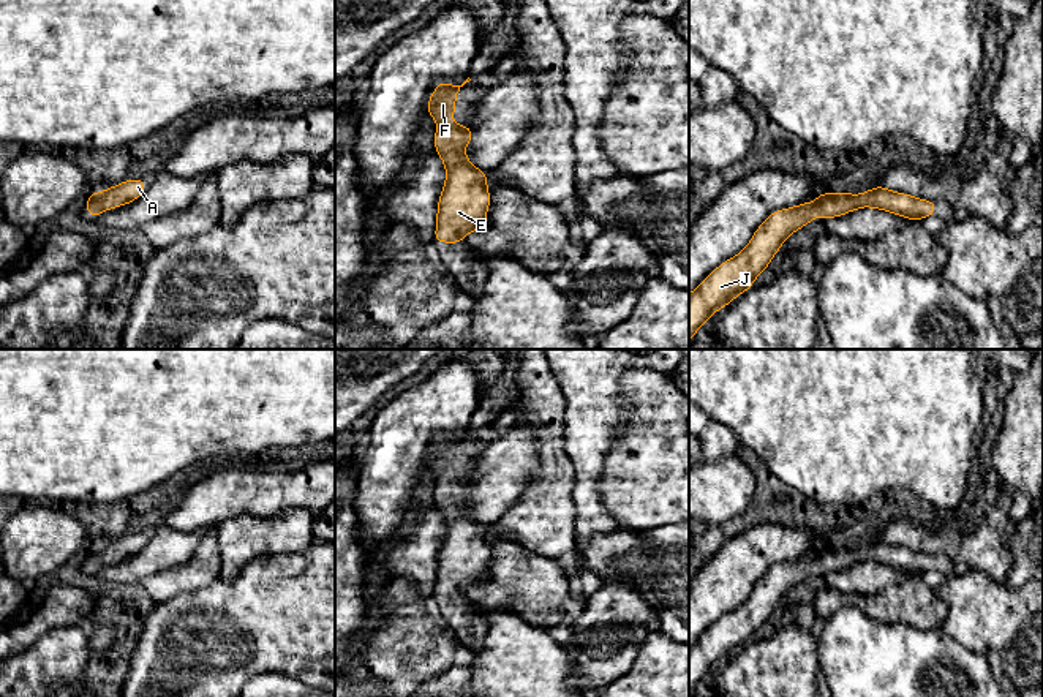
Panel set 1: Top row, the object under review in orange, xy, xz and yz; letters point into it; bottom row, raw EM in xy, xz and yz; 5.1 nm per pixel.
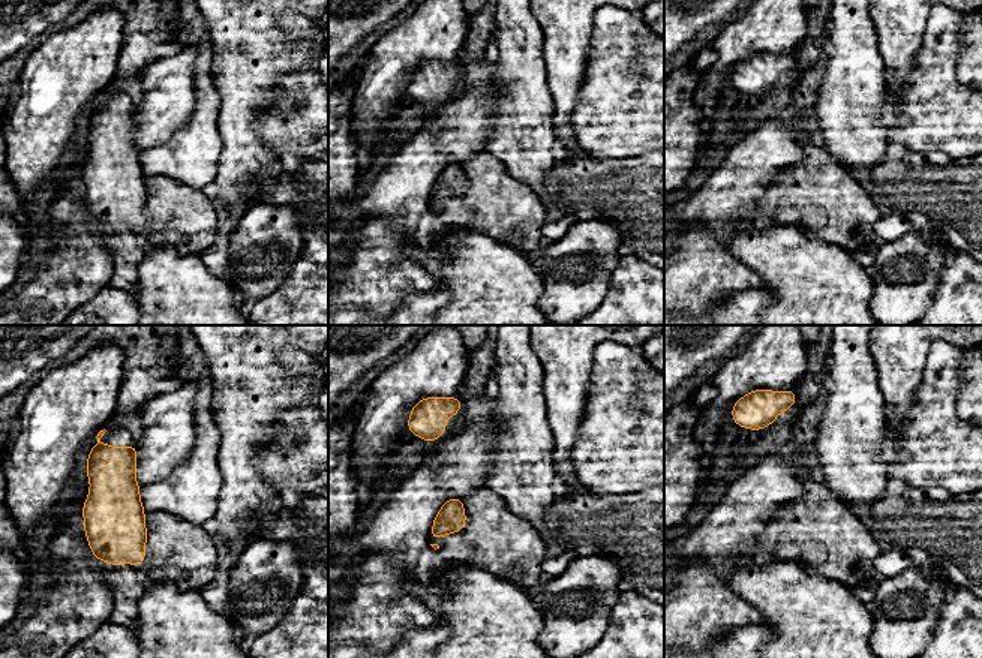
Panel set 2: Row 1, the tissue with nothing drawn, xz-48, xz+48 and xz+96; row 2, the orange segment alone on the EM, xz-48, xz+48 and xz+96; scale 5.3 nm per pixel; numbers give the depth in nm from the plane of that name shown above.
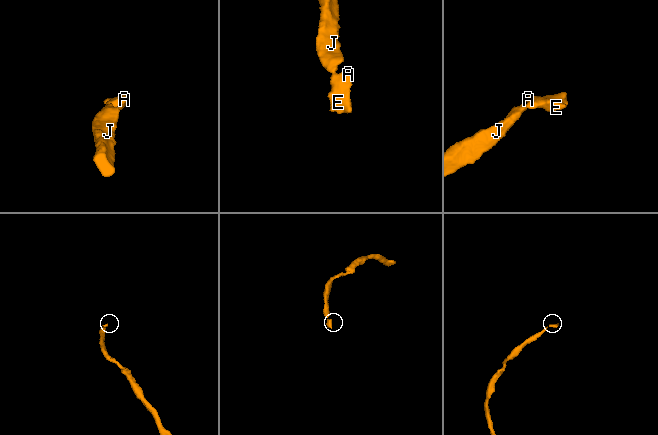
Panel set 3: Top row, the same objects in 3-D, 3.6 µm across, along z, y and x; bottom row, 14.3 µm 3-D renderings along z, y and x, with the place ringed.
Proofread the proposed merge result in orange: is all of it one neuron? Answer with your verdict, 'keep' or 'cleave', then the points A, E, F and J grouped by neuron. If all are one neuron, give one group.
keep; A E F J

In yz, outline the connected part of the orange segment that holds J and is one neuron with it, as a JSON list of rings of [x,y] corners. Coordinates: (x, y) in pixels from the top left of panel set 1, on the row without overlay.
[[[879,537],[875,542],[855,550],[849,548],[847,545],[820,547],[814,556],[803,556],[800,559],[789,561],[784,564],[774,564],[759,580],[751,596],[740,608],[724,615],[706,632],[702,634],[702,637],[694,646],[689,648],[689,695],[694,694],[694,689],[698,681],[703,680],[714,665],[719,665],[735,651],[754,640],[754,634],[768,621],[773,610],[781,604],[781,599],[792,586],[811,577],[815,569],[828,574],[833,571],[842,571],[861,561],[887,564],[890,567],[909,572],[910,575],[923,574],[929,569],[937,569],[937,559],[934,555],[913,552],[906,547],[890,545]]]

